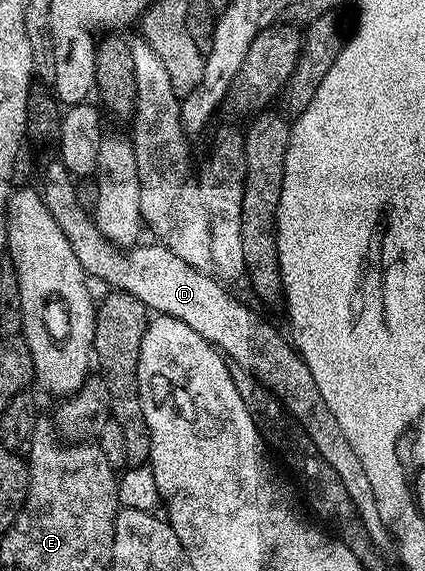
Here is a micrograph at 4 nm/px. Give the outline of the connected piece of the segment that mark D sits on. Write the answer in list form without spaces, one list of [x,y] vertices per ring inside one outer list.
[[[61,161],[54,162],[43,167],[41,194],[49,213],[53,213],[53,221],[61,225],[61,233],[65,233],[77,261],[81,261],[88,276],[92,280],[100,279],[108,283],[108,288],[137,297],[152,312],[185,321],[189,329],[201,333],[201,337],[218,347],[227,359],[237,361],[237,365],[244,367],[268,391],[272,391],[298,421],[309,441],[313,441],[317,453],[329,461],[333,473],[341,477],[341,485],[345,485],[373,545],[380,553],[394,552],[397,543],[393,535],[391,539],[391,531],[383,520],[383,511],[379,508],[380,492],[370,484],[369,473],[361,469],[361,461],[357,453],[353,453],[353,445],[345,441],[345,433],[341,433],[341,425],[337,425],[337,417],[333,417],[329,405],[325,405],[325,397],[321,397],[321,389],[317,389],[317,381],[313,381],[313,373],[309,373],[309,365],[303,356],[284,336],[284,340],[279,336],[273,324],[266,323],[253,308],[246,307],[237,296],[230,295],[214,274],[199,271],[181,261],[177,253],[162,243],[143,241],[124,249],[109,242],[97,229],[94,218],[77,203],[76,180],[67,166]]]

